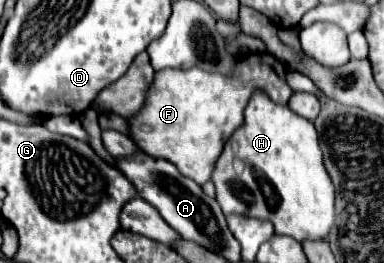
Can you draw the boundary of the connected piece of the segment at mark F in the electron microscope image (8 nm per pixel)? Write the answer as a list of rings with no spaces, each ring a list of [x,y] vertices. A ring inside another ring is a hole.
[[[267,52],[241,58],[233,76],[205,72],[197,66],[189,70],[155,72],[145,98],[145,106],[127,118],[129,136],[145,154],[163,158],[175,164],[183,176],[195,180],[197,184],[205,184],[211,180],[213,164],[221,154],[225,140],[235,132],[235,128],[243,124],[243,110],[253,90],[261,88],[271,96],[273,102],[287,104],[293,90],[287,86],[285,76],[286,65]],[[259,60],[270,66],[259,64]]]

